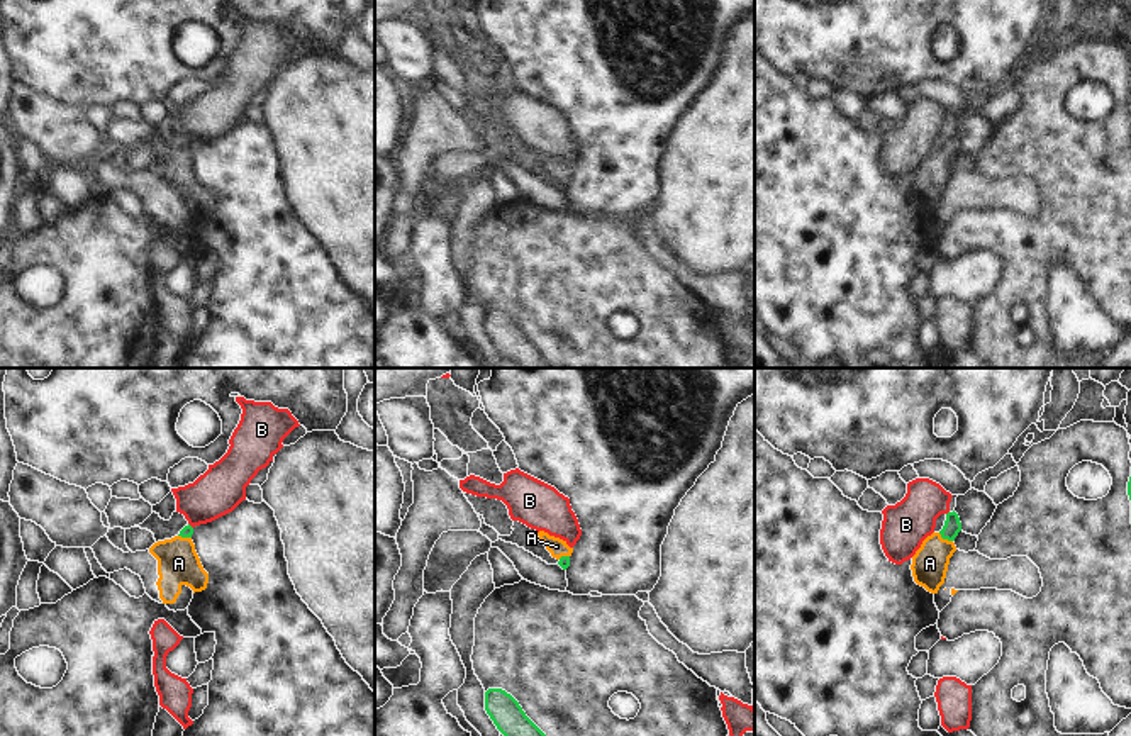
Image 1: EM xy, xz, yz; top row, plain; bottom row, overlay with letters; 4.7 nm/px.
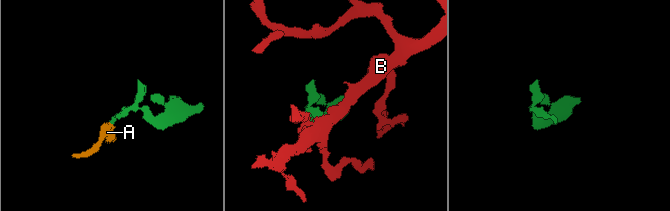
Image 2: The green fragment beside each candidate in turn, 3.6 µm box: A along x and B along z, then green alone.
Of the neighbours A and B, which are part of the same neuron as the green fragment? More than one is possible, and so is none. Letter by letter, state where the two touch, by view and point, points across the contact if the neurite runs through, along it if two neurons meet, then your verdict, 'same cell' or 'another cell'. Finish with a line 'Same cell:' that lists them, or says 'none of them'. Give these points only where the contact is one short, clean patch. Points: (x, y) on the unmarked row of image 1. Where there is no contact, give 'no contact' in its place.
A: yz (945, 158) | across yz (952, 146), (945, 158), (930, 184) | same cell
B: xy (190, 146) | along xy (189, 143), (192, 148) | another cell
Same cell: A

